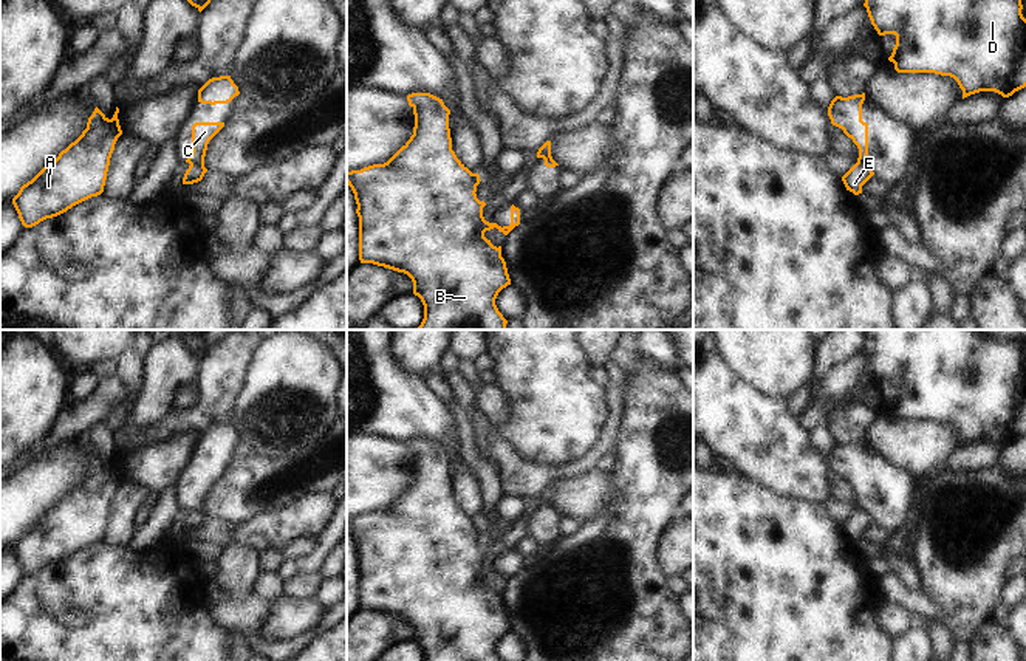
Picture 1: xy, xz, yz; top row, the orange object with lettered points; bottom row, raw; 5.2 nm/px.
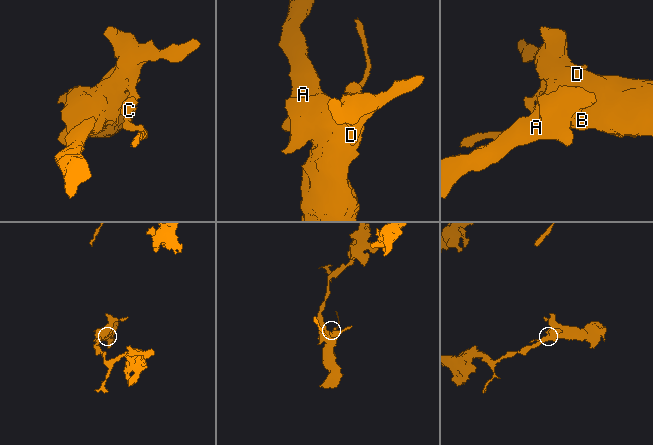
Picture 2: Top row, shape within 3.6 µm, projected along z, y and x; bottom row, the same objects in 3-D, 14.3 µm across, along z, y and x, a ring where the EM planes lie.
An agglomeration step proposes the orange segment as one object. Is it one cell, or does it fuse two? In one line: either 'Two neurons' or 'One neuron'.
Two neurons

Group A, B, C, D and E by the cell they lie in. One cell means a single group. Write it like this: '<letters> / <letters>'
A B C D / E

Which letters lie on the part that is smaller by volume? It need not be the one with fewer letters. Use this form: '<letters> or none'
E

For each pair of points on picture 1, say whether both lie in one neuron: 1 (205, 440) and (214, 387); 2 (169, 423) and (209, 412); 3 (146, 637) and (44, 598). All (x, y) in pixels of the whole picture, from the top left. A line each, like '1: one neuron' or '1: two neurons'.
1: two neurons
2: one neuron
3: one neuron

